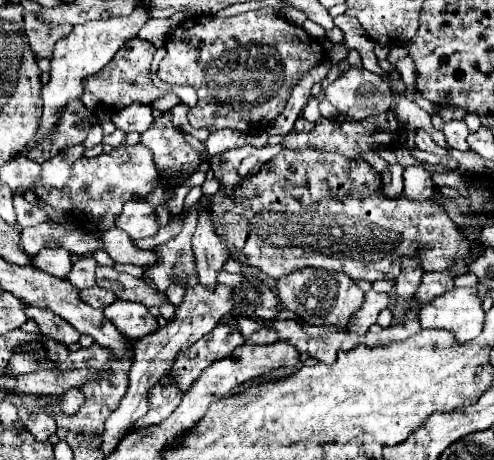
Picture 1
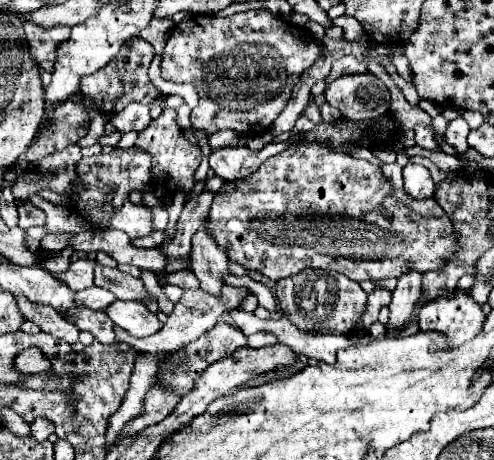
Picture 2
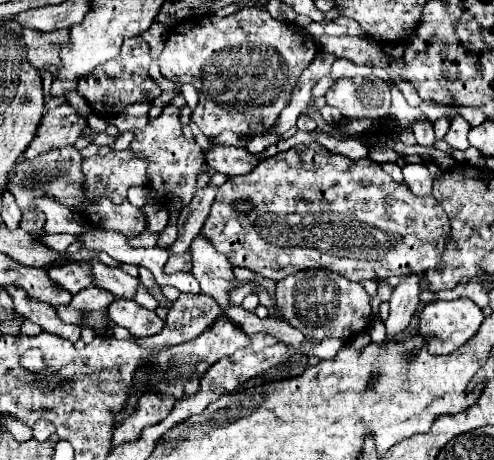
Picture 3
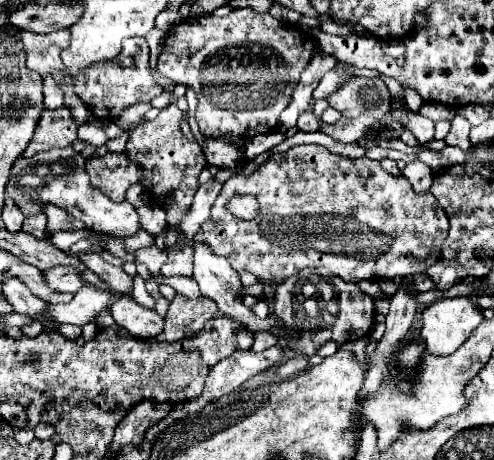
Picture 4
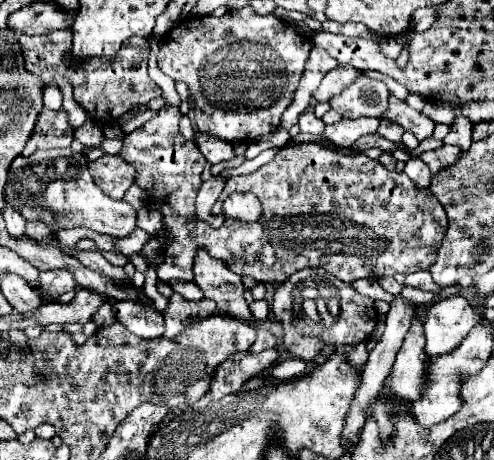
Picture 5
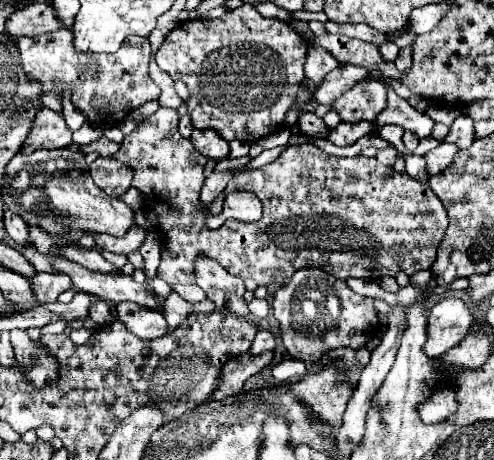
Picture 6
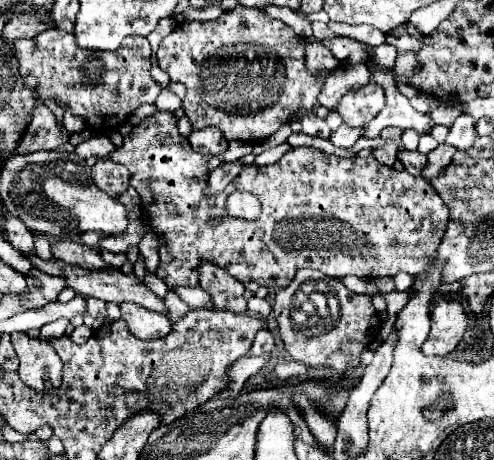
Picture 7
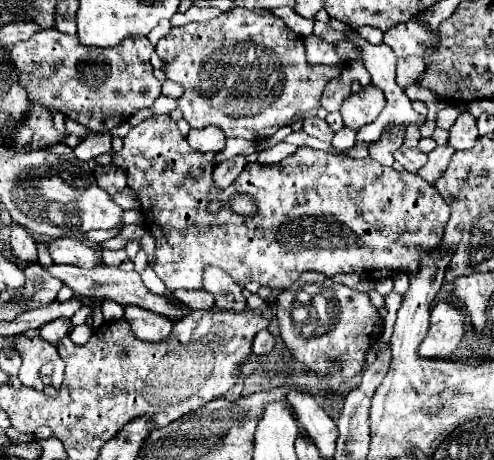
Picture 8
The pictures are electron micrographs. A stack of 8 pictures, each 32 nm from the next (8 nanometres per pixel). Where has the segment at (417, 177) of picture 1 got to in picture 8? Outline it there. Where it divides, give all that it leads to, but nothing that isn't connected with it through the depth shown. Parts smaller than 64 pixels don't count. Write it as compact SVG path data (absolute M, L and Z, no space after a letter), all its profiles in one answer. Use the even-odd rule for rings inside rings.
M400 146L394 152L394 158L396 158L396 162L400 162L412 174L416 174L428 160L424 152L420 152L418 148L408 148L408 146Z

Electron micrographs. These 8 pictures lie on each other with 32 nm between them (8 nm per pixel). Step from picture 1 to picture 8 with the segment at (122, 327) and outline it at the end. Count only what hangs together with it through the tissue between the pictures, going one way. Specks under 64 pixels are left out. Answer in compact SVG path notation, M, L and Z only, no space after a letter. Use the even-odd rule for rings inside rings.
M124 306L124 318L130 322L132 332L140 340L148 342L164 340L174 326L174 322L168 320L166 316L160 316L156 312L144 312L144 308L132 308L132 306Z

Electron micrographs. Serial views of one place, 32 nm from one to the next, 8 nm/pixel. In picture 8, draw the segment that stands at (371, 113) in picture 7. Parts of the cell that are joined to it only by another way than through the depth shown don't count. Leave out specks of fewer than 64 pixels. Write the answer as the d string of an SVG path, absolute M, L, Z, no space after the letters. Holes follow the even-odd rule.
M366 86L360 92L356 92L344 100L340 114L348 128L360 130L362 126L366 126L378 118L384 104L386 104L384 94L372 86Z

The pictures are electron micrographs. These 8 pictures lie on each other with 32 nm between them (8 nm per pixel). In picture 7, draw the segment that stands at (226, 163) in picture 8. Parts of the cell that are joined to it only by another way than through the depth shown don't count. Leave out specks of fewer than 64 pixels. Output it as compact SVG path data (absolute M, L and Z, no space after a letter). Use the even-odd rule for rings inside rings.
M234 160L234 162L226 162L224 166L216 168L212 174L210 174L210 180L208 180L208 192L206 194L214 194L214 192L222 192L242 170L242 164L240 160Z

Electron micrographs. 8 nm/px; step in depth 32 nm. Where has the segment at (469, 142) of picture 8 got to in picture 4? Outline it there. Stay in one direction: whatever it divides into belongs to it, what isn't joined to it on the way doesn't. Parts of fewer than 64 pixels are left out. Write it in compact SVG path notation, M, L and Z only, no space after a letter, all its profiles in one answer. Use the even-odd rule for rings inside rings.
M456 116L452 120L452 128L450 128L448 136L444 138L444 142L450 144L450 146L458 146L458 148L462 148L466 152L472 146L468 134L470 134L470 122L466 118L462 118L462 116Z

